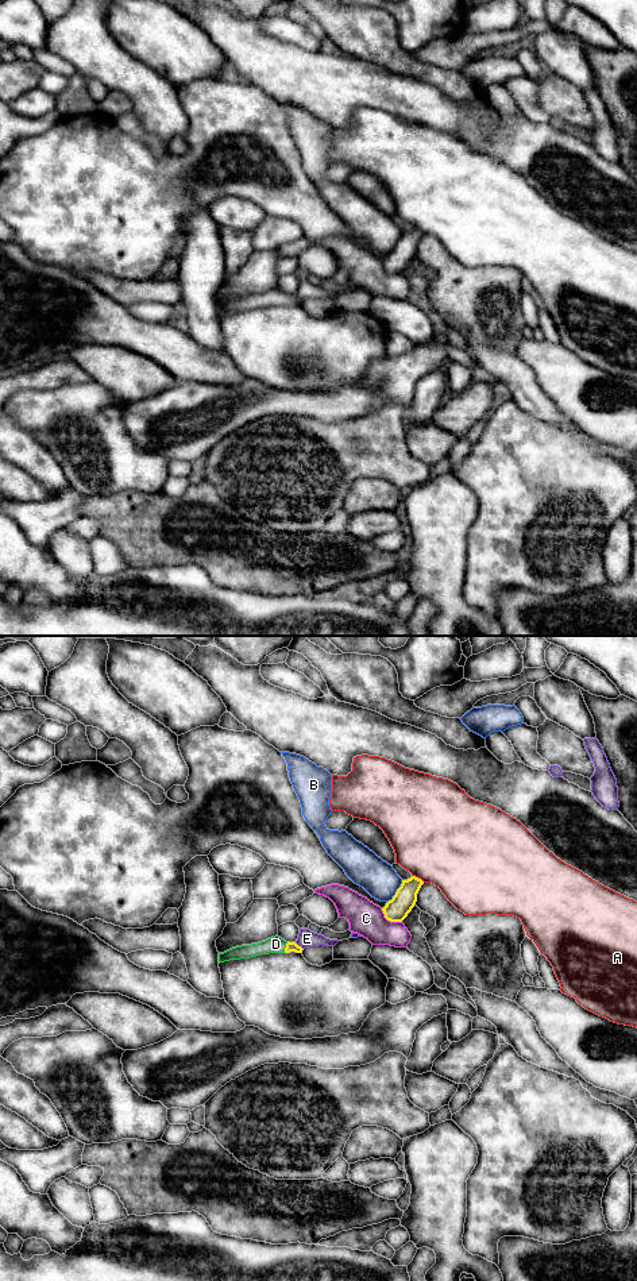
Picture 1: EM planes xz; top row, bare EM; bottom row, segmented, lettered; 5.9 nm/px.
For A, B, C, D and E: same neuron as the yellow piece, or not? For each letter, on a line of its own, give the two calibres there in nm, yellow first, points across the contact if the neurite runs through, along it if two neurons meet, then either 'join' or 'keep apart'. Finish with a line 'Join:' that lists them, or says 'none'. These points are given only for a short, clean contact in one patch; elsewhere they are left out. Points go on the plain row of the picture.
A: calibres 140 and 500 nm; border xz (412, 227), (424, 234); keep apart
B: calibres 140 and 220 nm; keep apart
C: calibres 140 and 200 nm; keep apart
D: calibres 60 and 100 nm; way xz (290, 298), (285, 300), (275, 296); join
E: calibres 60 and 100 nm; keep apart
Join: D

